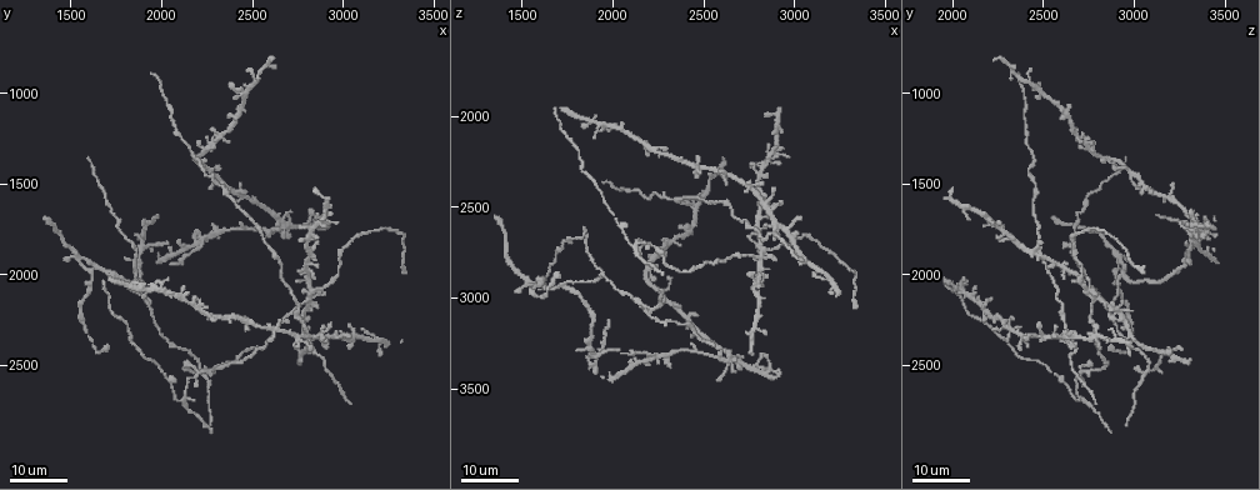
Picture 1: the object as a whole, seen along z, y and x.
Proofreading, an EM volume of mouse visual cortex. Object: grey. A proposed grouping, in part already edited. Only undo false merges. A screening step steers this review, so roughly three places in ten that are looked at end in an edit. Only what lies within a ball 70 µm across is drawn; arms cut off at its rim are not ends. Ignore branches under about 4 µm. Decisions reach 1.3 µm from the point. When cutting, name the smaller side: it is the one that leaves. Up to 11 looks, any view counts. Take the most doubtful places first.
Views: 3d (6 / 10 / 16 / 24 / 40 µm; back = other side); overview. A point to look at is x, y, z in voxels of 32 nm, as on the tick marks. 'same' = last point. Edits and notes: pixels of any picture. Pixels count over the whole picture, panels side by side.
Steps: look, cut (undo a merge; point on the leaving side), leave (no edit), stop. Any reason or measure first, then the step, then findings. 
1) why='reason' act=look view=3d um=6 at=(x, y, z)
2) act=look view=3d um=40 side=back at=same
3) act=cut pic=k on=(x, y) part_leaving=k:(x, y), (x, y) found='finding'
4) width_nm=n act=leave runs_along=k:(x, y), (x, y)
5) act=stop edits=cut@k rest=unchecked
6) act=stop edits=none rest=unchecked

why='four or more arms meet' act=look view=3d um=24 at=(2220, 1820, 3300)

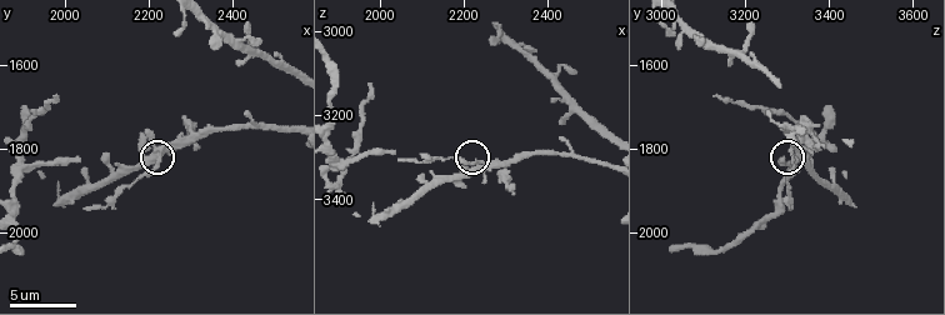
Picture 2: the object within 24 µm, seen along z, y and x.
act=look view=3d um=10 at=(2225, 1820, 3310)

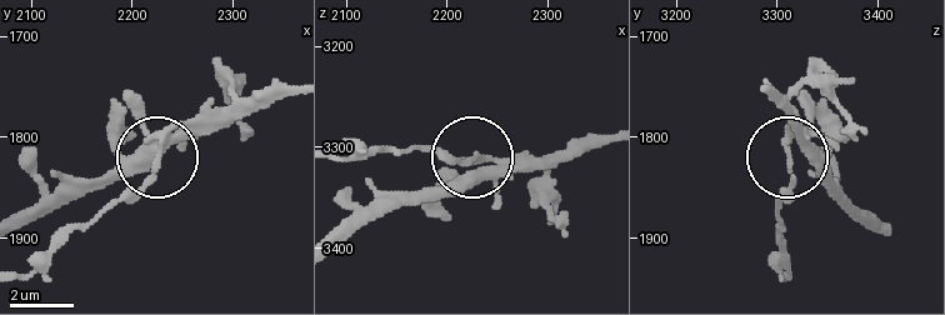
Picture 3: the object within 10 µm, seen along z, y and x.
act=leave found='all the same cell'

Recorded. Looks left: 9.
why='four or more arms meet' act=look view=3d um=16 at=(2120, 2680, 2740)

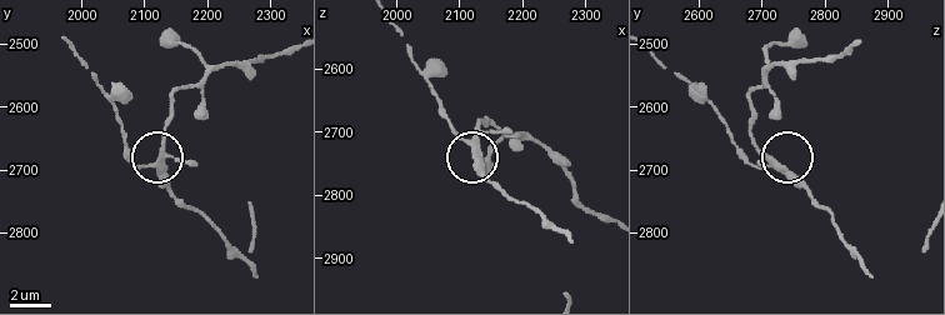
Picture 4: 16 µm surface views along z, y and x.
act=look view=3d um=10 at=(2125, 2695, 2720)

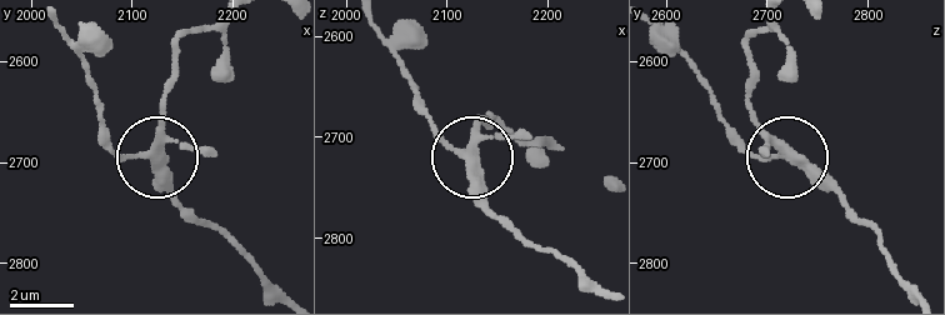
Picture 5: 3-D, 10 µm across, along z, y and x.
side_arm_um=74 act=leave runs_along=5:(744, 145), (784, 158), (749, 96) found='continuous, no second cell'

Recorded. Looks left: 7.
why='four arms meet' act=look view=3d um=24 at=(2920, 2340, 2620)

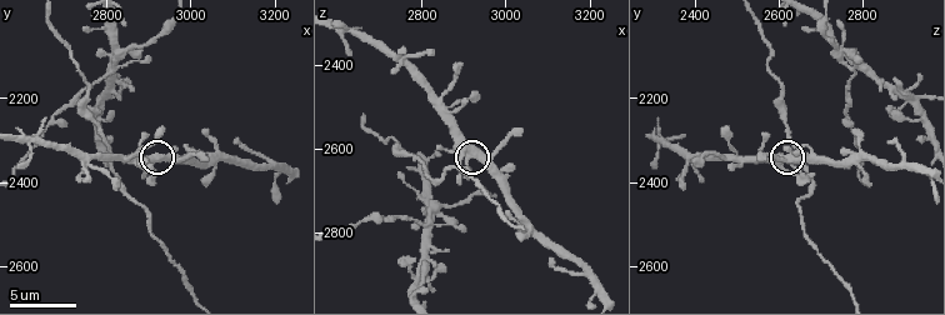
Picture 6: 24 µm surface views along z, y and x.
act=look view=3d um=10 at=(2915, 2345, 2615)

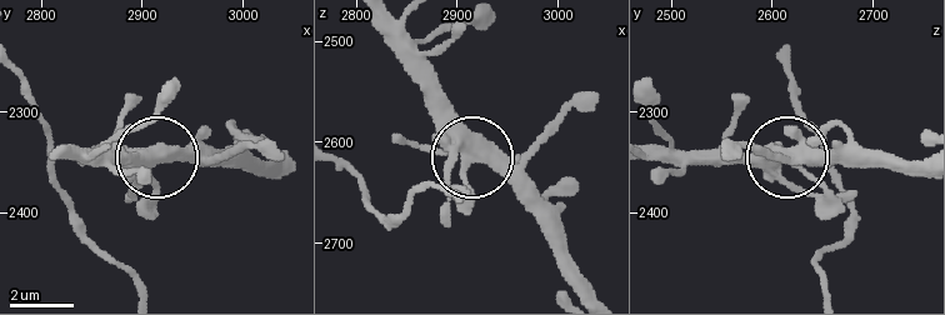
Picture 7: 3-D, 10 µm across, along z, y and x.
arms=4 act=leave runs_along=7:(373, 23), (435, 120), (536, 214) found='all the same cell'

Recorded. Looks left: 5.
why='four arms meet' act=look view=3d um=16 at=(2420, 1000, 2500)

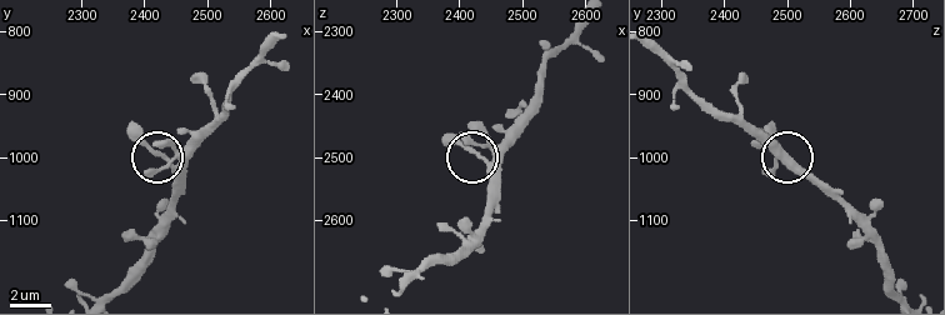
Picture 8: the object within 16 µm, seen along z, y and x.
why='closer look' act=look view=3d um=10 at=(2430, 1000, 2495)

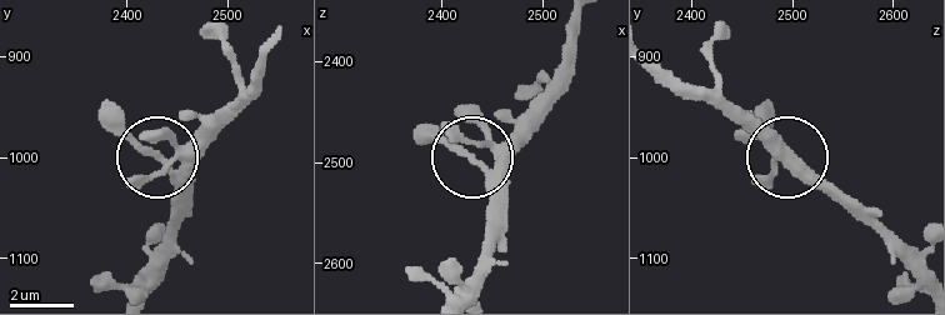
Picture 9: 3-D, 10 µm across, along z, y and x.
act=leave runs_along=9:(450, 294), (478, 265), (488, 184), (473, 160), (418, 136) found='all the same cell'

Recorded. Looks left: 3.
why='sudden change in width' act=look view=3d um=24 at=(1780, 1760, 2660)

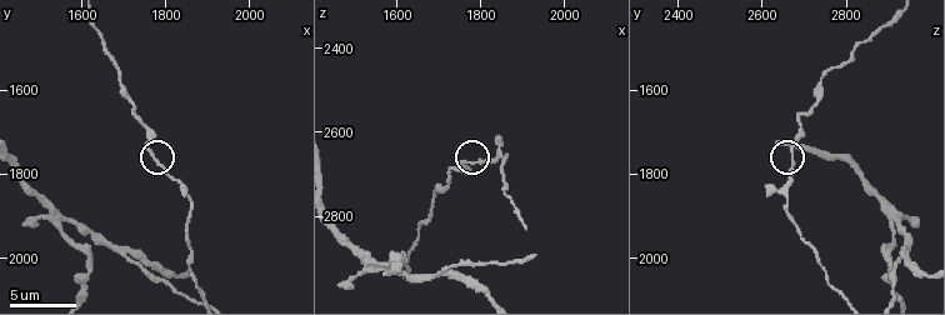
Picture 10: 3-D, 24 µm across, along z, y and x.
act=look view=3d um=10 at=(1765, 1740, 2680)

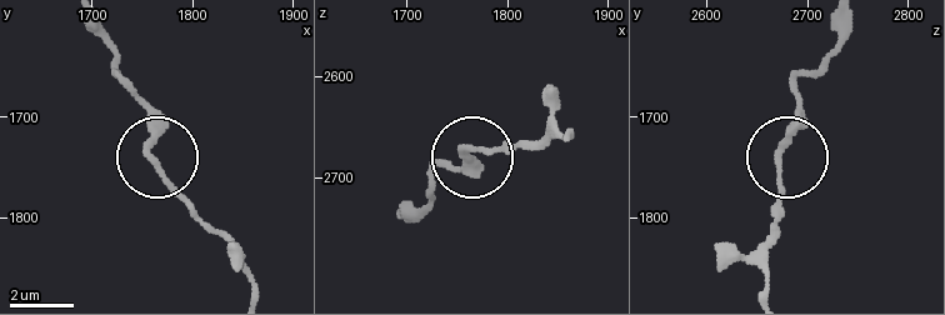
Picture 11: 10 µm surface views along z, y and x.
act=leave runs_along=11:(255, 290), (246, 266), (153, 153), (150, 113), (134, 83) found='continuous, no second cell'

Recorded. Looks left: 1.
act=stop edits=none rest=unchecked

